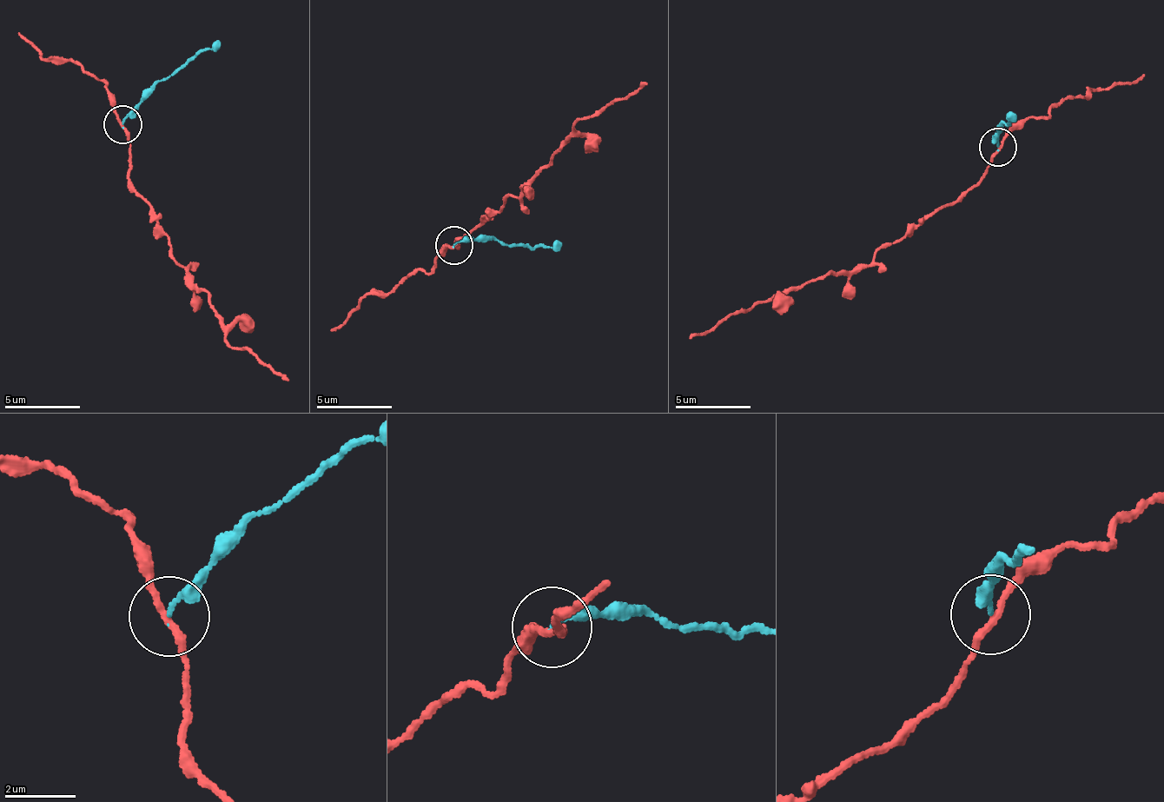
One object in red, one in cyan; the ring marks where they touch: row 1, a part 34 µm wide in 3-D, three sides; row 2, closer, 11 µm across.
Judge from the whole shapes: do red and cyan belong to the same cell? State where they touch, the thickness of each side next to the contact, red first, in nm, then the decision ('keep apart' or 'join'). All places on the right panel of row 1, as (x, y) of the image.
(998, 147) | 180/140 nm | keep apart

